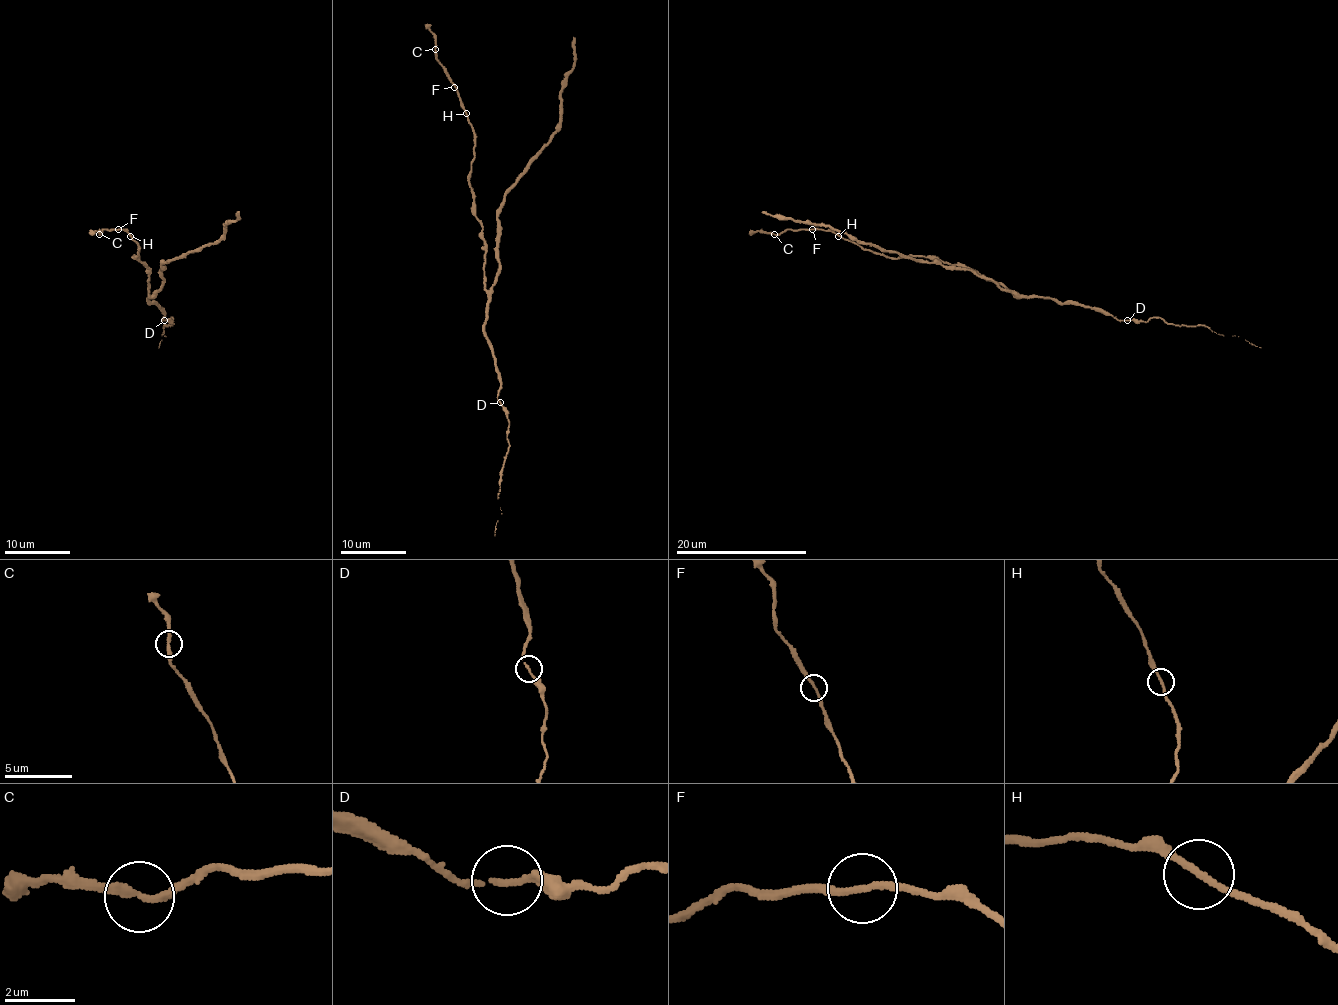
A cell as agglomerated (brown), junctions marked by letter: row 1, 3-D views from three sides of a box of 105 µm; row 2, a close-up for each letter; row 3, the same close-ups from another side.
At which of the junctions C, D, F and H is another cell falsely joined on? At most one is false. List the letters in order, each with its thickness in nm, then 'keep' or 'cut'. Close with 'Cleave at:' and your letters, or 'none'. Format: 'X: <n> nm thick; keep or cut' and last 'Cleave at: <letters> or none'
C: 240 nm thick; keep
D: 170 nm thick; keep
F: 180 nm thick; keep
H: 190 nm thick; keep
Cleave at: none

